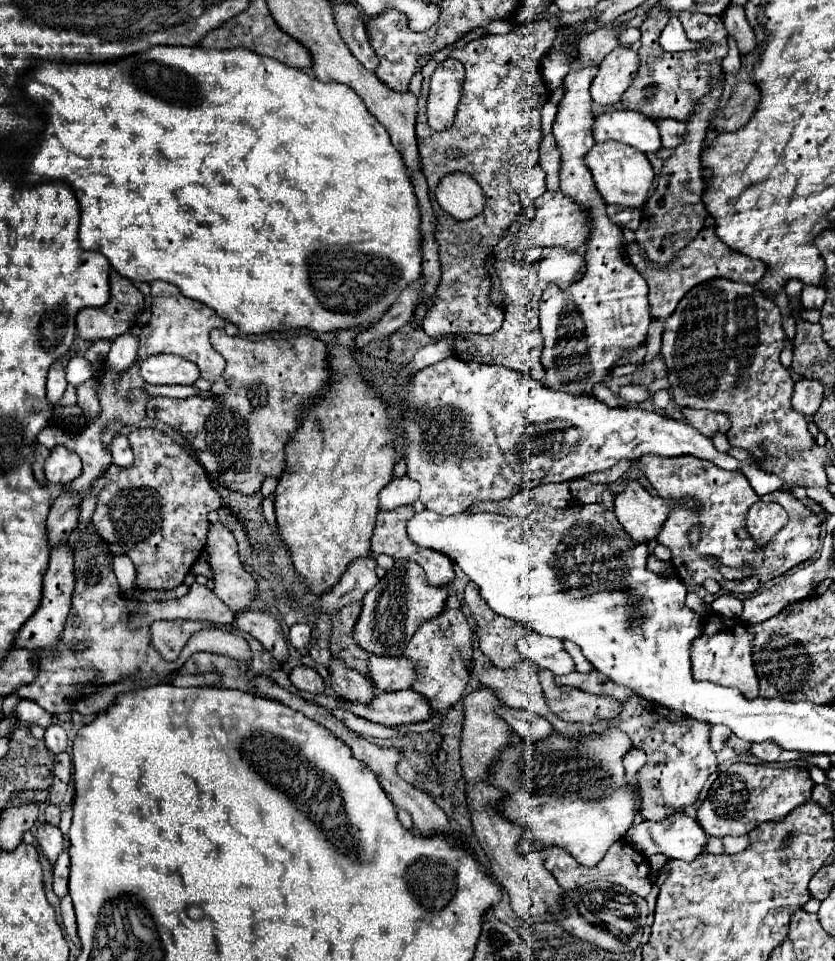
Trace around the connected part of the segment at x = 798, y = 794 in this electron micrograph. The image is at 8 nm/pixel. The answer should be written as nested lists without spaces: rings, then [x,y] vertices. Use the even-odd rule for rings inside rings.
[[[733,763],[725,773],[721,773],[707,793],[705,801],[697,809],[697,821],[707,835],[745,835],[765,821],[781,821],[795,807],[811,799],[813,781],[805,767],[769,767],[753,763]]]

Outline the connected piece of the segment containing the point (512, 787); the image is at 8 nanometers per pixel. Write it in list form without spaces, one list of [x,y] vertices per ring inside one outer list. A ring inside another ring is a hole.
[[[611,729],[603,735],[591,735],[585,737],[585,745],[581,739],[555,735],[545,741],[533,743],[533,741],[517,741],[509,745],[499,761],[493,765],[491,781],[493,785],[499,785],[503,791],[507,791],[507,801],[503,803],[503,813],[511,817],[511,821],[517,821],[527,829],[527,837],[523,839],[521,849],[527,853],[531,845],[535,849],[559,845],[567,849],[581,865],[597,865],[601,861],[603,853],[609,849],[613,841],[619,841],[625,837],[627,829],[633,823],[633,815],[637,813],[637,799],[635,799],[635,787],[623,785],[623,755],[631,749],[631,739],[617,729]]]

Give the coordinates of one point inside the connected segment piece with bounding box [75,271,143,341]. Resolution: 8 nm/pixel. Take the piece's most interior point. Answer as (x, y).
(115, 318)

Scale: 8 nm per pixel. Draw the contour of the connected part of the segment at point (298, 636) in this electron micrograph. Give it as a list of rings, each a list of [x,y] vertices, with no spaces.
[[[296,624],[290,628],[289,641],[298,650],[304,650],[311,640],[311,627],[306,624]]]

